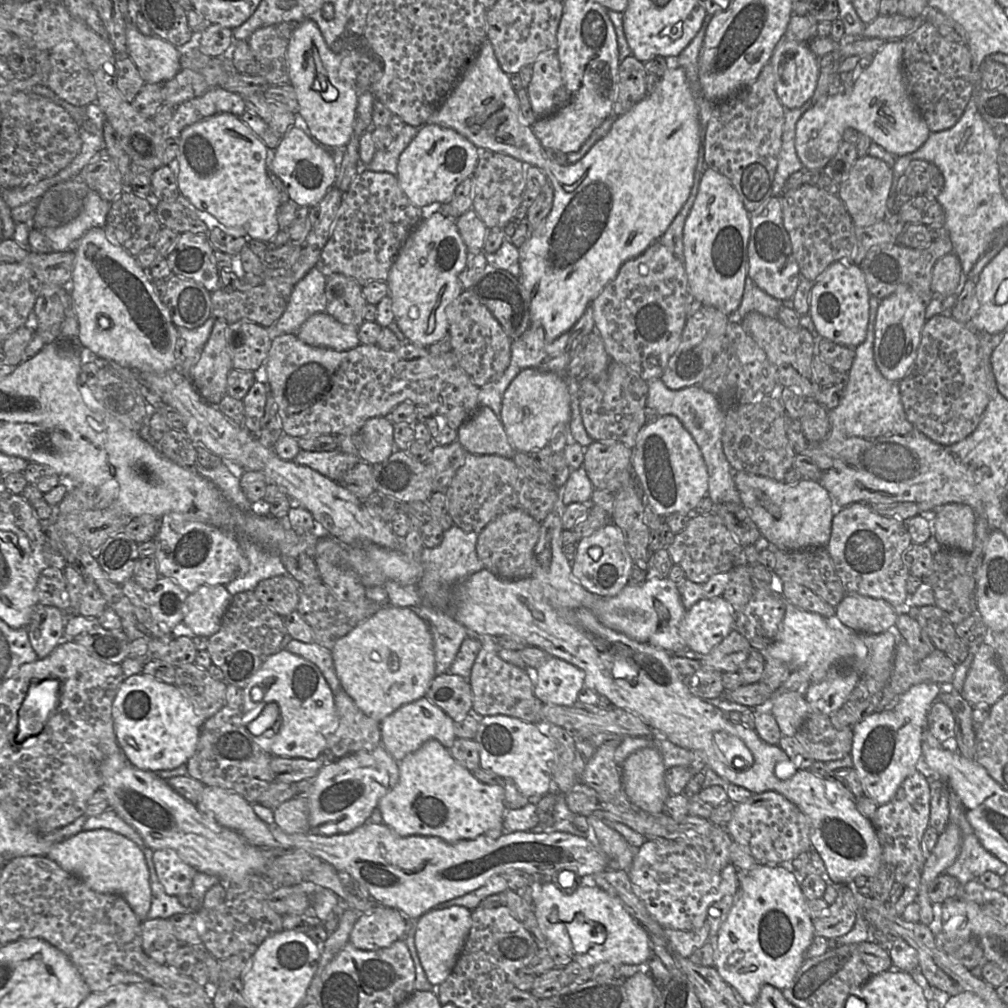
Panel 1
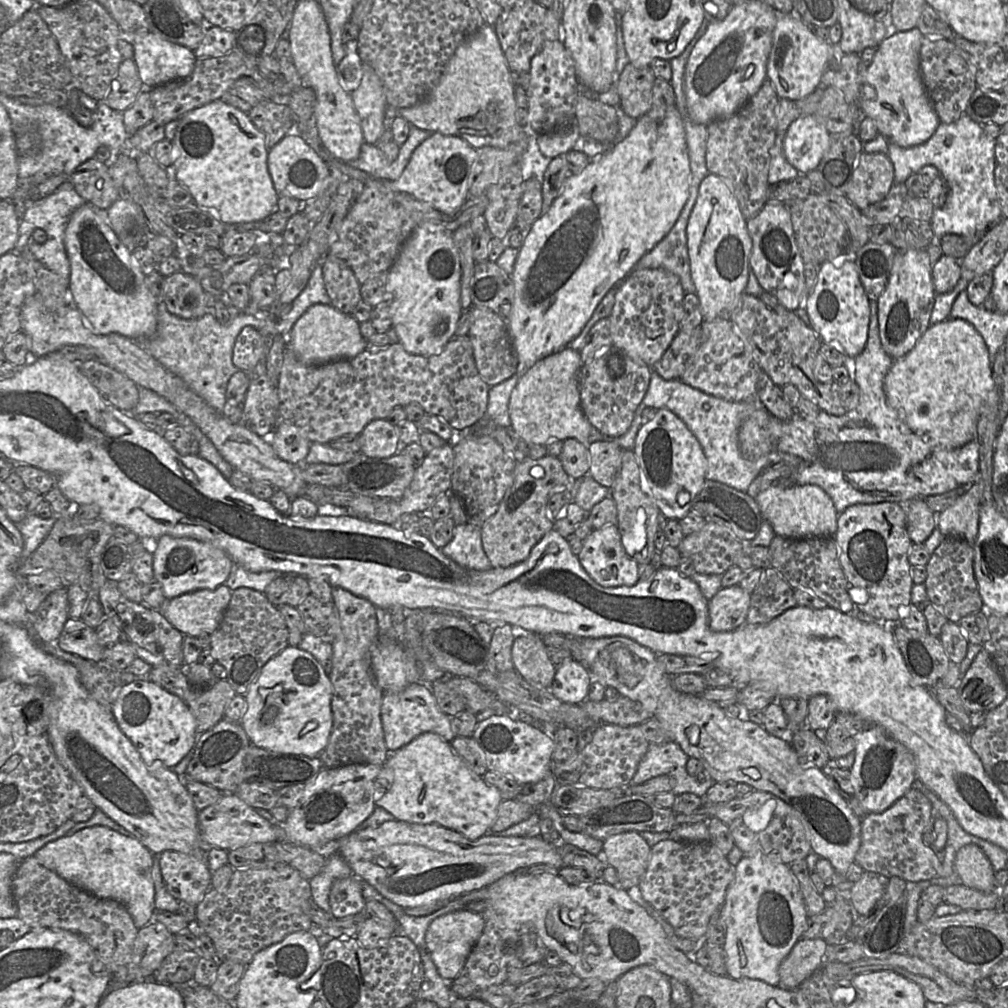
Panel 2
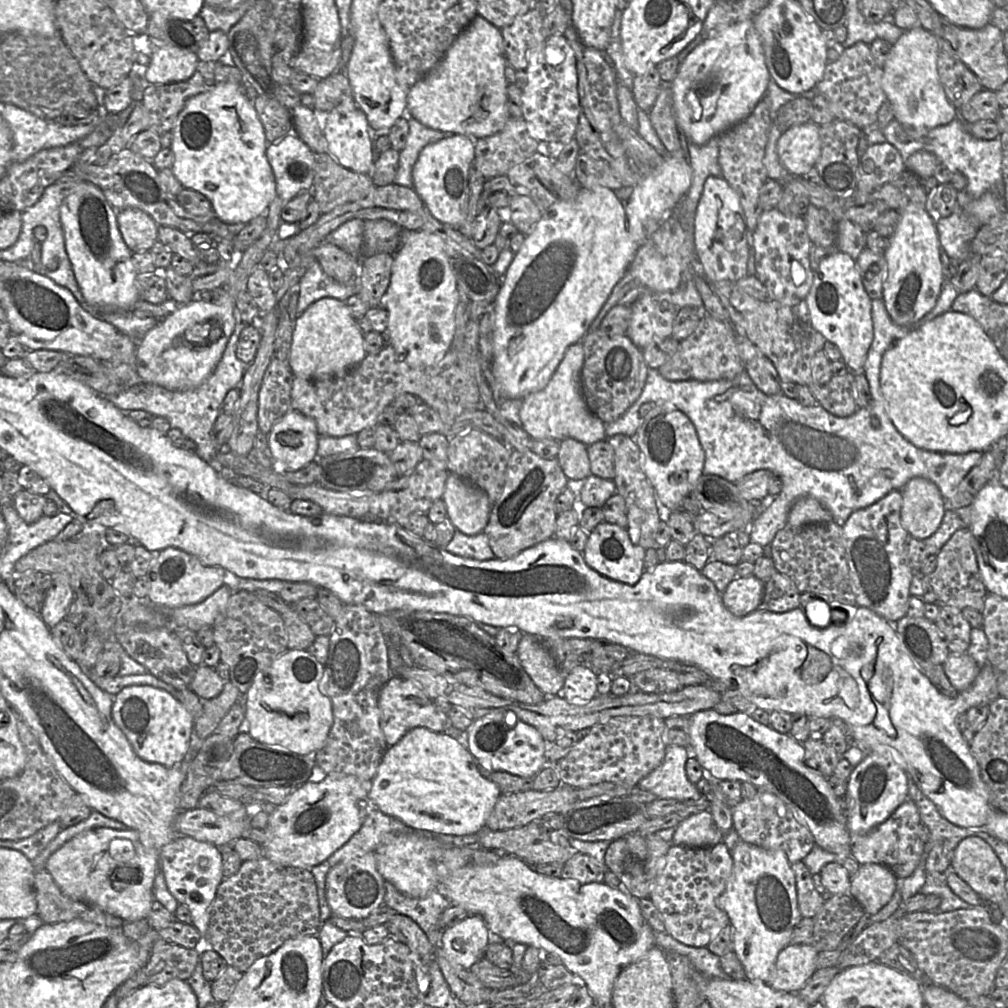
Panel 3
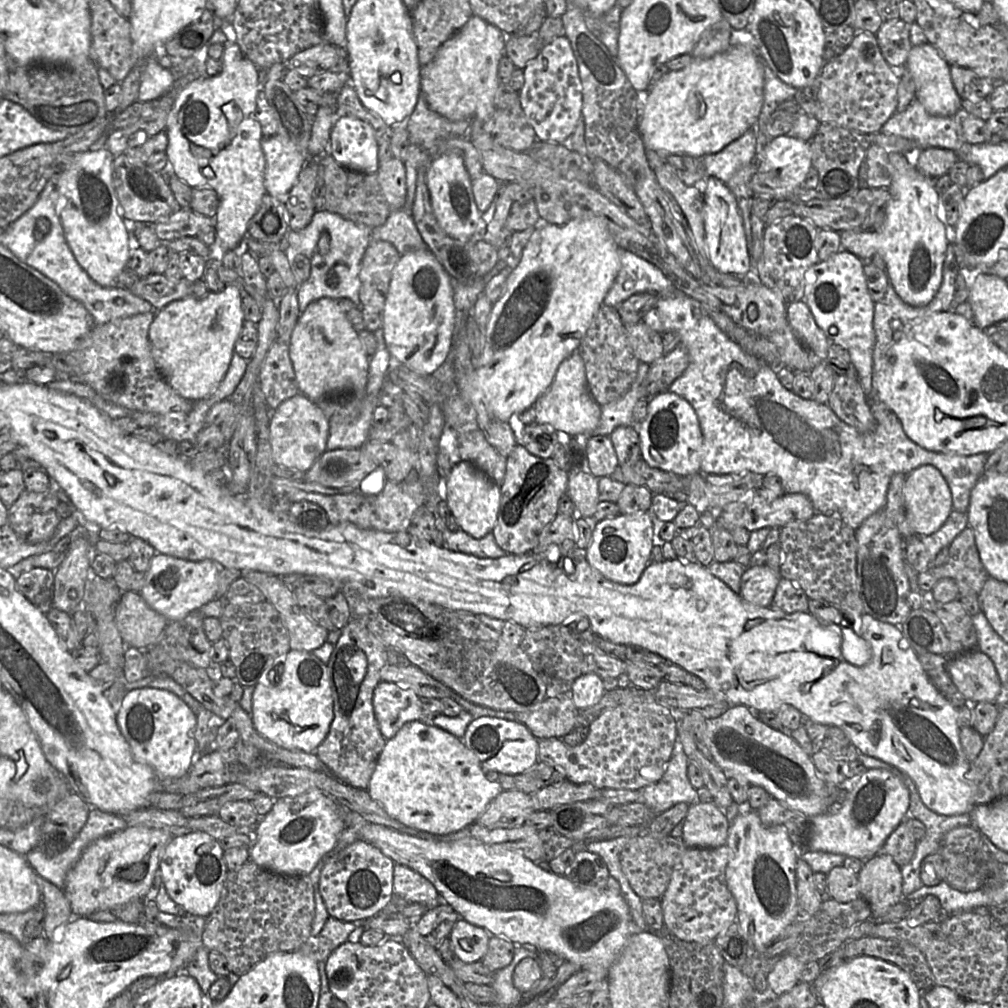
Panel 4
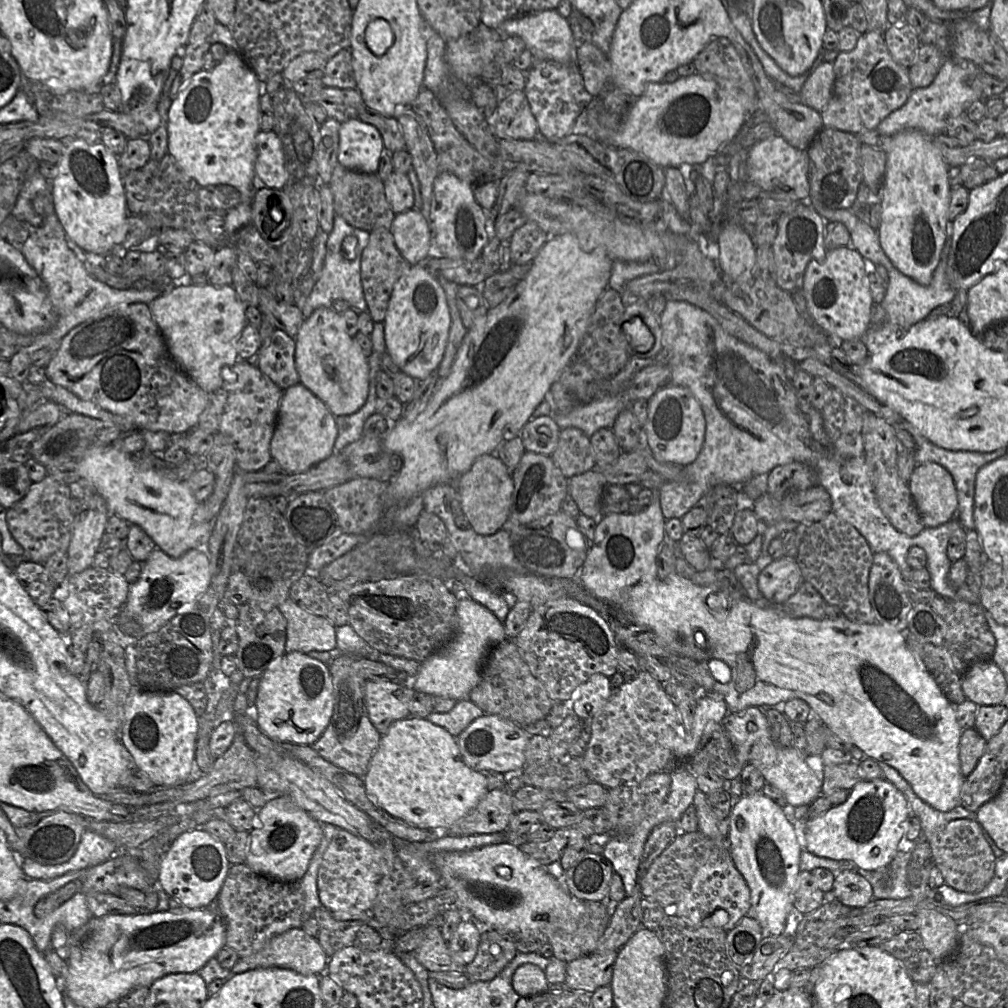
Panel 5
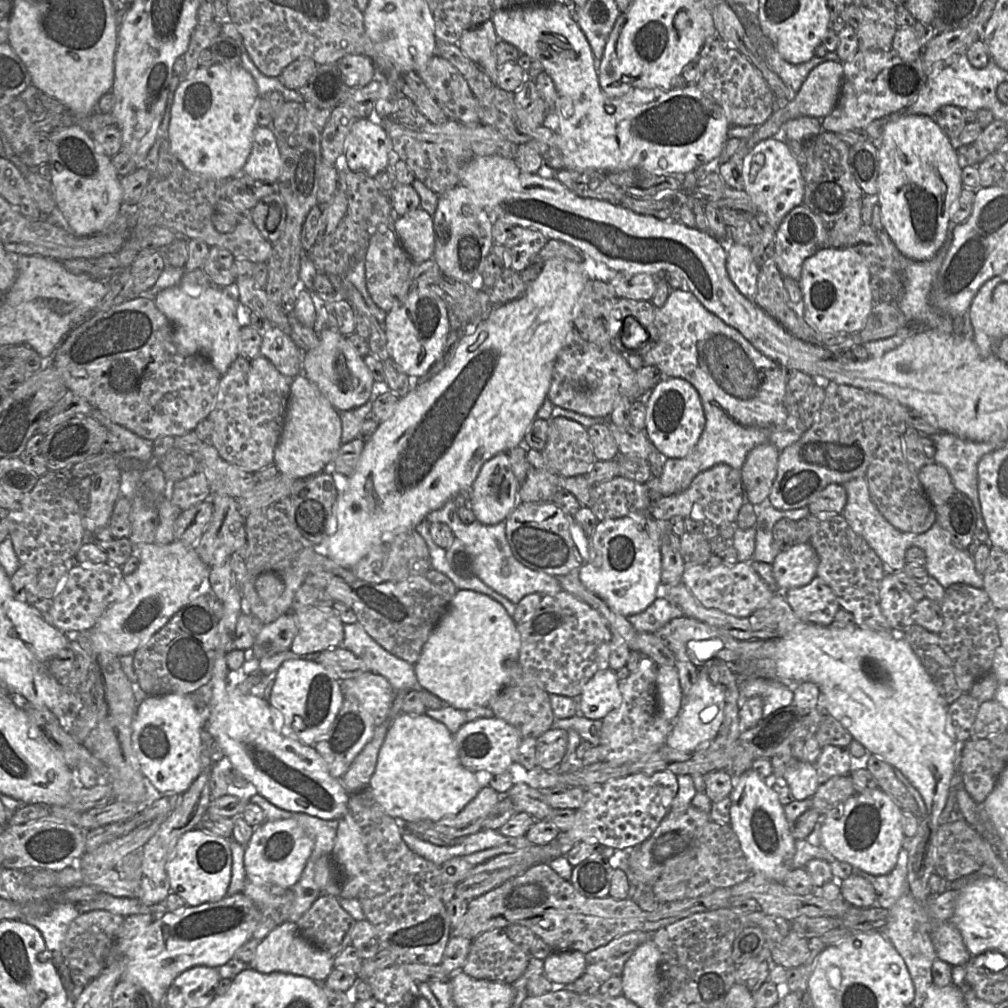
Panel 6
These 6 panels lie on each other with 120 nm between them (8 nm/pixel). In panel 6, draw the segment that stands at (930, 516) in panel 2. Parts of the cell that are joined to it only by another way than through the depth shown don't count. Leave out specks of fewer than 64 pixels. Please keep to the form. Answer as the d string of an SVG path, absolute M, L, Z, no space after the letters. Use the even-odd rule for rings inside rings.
M935 462L926 463L918 478L934 508L944 505L956 492L948 470Z

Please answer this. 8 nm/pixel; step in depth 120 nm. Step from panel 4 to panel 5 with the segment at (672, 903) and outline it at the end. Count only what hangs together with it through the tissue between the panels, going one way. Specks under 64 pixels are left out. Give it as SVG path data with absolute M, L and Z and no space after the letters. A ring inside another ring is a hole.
M732 857L708 861L696 871L688 890L675 904L673 913L695 927L715 928L728 932L746 915L751 906L750 889L735 867Z

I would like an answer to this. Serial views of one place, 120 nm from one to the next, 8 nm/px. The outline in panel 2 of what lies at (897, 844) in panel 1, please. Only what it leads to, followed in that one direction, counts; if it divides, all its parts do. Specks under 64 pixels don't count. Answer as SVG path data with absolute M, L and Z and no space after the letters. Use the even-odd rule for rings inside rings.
M910 788L892 806L880 813L870 813L862 818L861 844L855 862L864 870L883 878L900 877L906 882L930 881L942 875L939 855L922 839L923 832L933 822L930 800L917 788Z

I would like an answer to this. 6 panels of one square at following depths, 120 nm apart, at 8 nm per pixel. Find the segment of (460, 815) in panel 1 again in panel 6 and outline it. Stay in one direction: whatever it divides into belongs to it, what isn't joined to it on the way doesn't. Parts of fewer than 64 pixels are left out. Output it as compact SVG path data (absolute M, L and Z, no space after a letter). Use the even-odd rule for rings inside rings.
M401 713L381 745L368 790L389 816L410 823L456 816L477 796L481 785L461 764L454 735L443 723L425 713Z

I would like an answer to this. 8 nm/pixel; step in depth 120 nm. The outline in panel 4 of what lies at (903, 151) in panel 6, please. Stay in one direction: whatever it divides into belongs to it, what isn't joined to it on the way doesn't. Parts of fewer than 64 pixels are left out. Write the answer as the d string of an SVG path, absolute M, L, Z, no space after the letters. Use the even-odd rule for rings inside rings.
M910 163L906 170L898 170L888 190L890 196L884 206L885 220L880 229L838 231L841 236L841 249L855 254L862 260L871 260L875 253L880 254L885 260L889 281L898 296L909 305L923 306L932 300L942 281L947 238L945 219L940 211L940 195L935 190L934 179L920 173Z

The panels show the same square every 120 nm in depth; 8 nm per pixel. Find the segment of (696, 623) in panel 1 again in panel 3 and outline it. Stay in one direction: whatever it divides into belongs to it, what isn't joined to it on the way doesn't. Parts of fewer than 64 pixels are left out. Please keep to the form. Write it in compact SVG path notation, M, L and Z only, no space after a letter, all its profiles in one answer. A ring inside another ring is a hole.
M751 574L732 580L721 598L724 606L733 615L743 617L759 608L763 595L764 583Z

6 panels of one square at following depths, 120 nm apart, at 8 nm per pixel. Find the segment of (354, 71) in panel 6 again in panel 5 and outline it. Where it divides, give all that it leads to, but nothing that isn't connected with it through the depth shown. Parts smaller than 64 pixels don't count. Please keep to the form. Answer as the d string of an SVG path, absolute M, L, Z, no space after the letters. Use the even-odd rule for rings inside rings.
M349 49L341 50L330 58L323 70L322 82L326 87L356 89L357 82Z

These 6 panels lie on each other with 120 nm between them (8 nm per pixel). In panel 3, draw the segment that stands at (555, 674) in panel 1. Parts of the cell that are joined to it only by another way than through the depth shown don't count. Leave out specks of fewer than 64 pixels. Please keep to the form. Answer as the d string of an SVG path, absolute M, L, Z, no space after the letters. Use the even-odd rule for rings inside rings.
M579 664L565 674L564 685L557 694L569 703L586 703L597 695L597 674Z

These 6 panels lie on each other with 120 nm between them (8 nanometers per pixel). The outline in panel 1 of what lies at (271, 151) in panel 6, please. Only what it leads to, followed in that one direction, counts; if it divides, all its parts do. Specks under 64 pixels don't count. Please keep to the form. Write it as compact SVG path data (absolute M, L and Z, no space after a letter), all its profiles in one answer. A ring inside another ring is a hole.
M296 124L281 137L275 148L271 168L285 185L290 200L298 207L311 208L317 205L336 180L336 165L330 149L314 143Z

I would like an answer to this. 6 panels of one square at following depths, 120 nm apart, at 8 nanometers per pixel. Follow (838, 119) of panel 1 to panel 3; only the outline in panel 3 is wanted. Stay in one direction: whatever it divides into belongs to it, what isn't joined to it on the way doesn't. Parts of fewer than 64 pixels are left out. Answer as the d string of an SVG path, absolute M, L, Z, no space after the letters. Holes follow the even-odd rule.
M916 25L905 31L891 46L882 66L882 88L892 104L894 119L914 128L935 128L951 122L958 110L950 103L937 72L939 44L929 31ZM809 121L790 127L779 137L777 153L789 174L801 177L815 167L821 155L819 126Z

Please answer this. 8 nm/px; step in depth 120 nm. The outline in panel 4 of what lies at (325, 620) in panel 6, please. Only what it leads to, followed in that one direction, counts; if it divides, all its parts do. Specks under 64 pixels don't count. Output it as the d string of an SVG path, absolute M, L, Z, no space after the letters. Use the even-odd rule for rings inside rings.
M241 570L241 576L255 585L265 600L273 605L285 625L291 650L313 651L327 641L329 631L311 620L299 607L292 590L278 576Z

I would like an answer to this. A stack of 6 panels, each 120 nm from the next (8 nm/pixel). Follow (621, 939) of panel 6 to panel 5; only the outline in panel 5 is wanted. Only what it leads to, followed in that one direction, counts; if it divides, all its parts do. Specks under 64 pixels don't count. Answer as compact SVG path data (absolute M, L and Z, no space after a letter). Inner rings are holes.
M618 951L592 952L569 962L564 984L570 990L582 990L592 994L602 986L610 985Z

